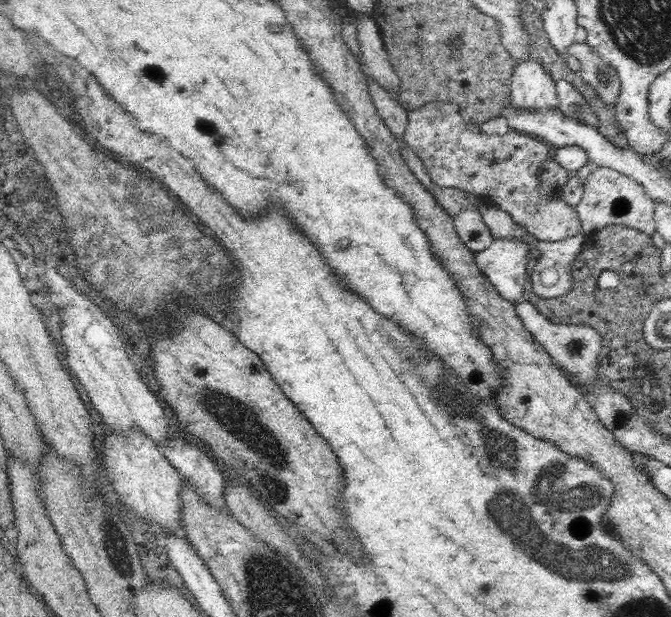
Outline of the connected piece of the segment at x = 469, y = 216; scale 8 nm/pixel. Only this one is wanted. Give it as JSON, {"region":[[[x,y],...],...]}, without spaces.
{"region":[[[465,206],[453,216],[453,225],[462,243],[474,252],[486,250],[494,240],[490,229],[476,208]]]}

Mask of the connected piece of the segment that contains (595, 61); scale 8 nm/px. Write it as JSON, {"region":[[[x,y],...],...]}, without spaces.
{"region":[[[586,43],[572,44],[567,48],[567,52],[581,62],[582,78],[595,90],[599,99],[604,104],[615,106],[621,86],[618,71],[604,61],[596,49]]]}

